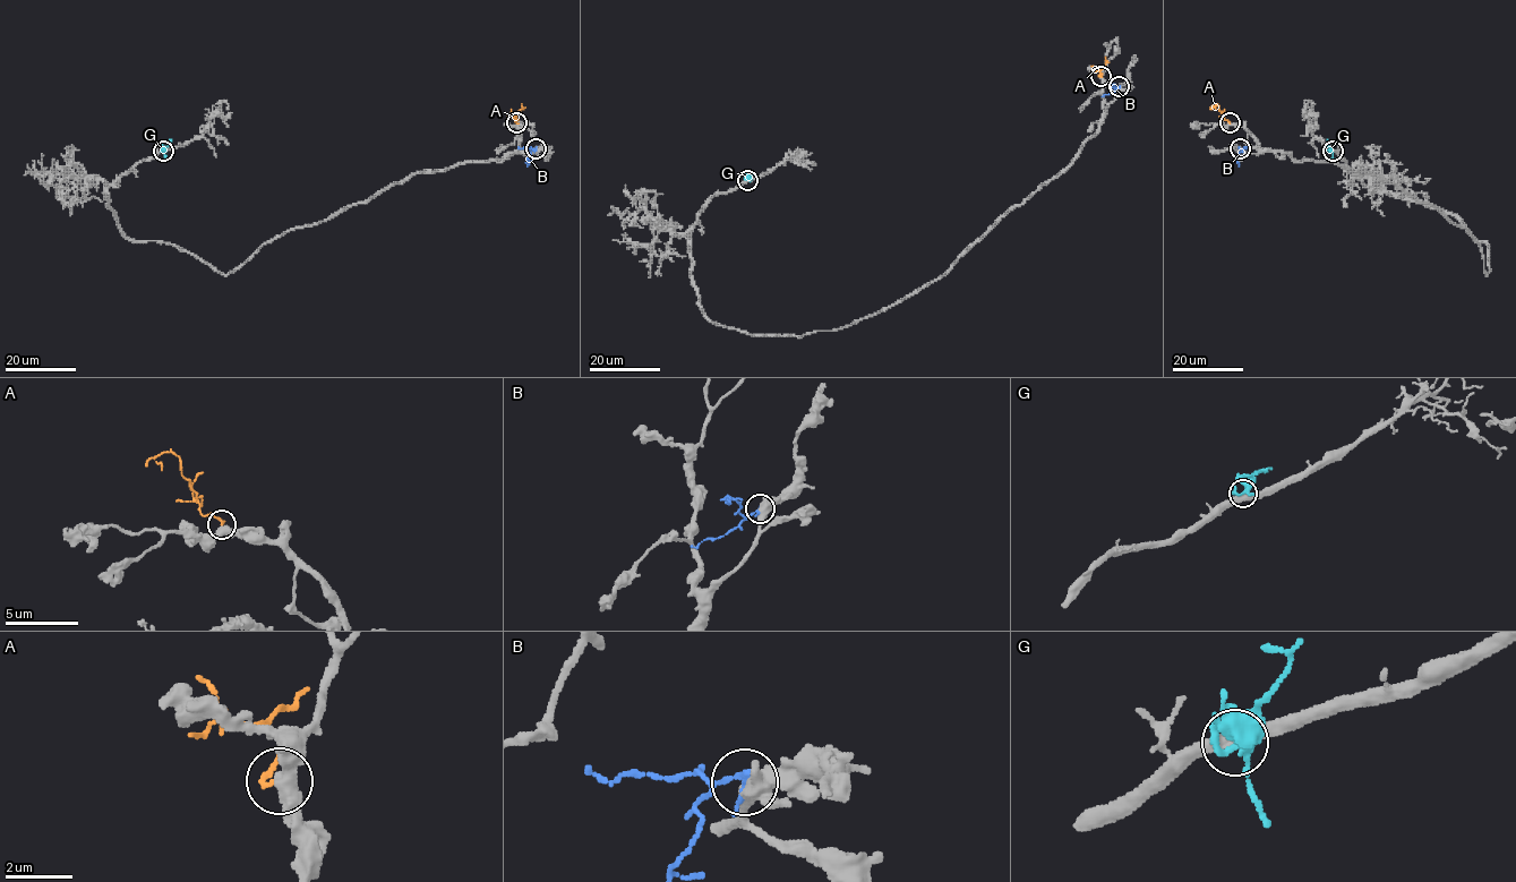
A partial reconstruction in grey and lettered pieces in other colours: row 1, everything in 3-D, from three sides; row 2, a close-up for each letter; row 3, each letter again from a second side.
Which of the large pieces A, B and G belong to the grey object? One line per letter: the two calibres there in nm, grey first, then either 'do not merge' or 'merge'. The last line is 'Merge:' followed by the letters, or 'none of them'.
A: 360/170 nm | do not merge
B: 550/200 nm | do not merge
G: 420/280 nm | do not merge
Merge: none of them

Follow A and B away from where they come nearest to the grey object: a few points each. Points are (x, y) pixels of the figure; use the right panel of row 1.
A: (1228, 122), (1217, 105), (1213, 106), (1215, 110)
B: (1240, 148), (1238, 167)

